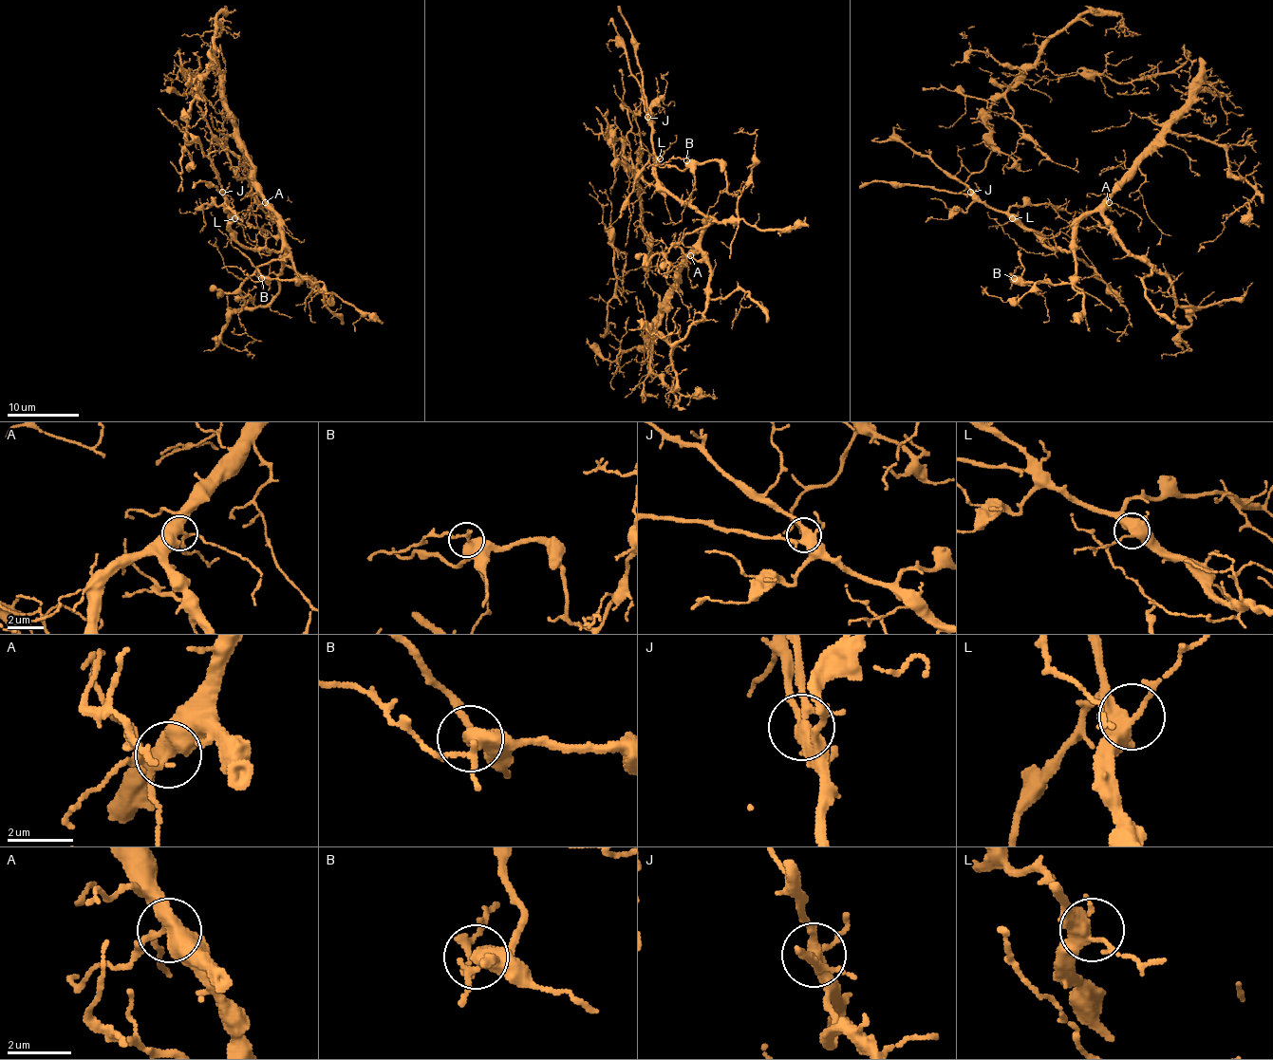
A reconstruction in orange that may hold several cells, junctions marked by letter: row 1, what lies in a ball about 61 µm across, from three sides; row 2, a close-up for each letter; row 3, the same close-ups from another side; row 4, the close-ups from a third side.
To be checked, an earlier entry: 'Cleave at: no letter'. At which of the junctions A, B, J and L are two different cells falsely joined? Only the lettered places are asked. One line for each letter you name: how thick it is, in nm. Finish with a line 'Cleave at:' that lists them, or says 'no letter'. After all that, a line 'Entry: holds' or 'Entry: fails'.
Cleave at: no letter
Entry: holds

